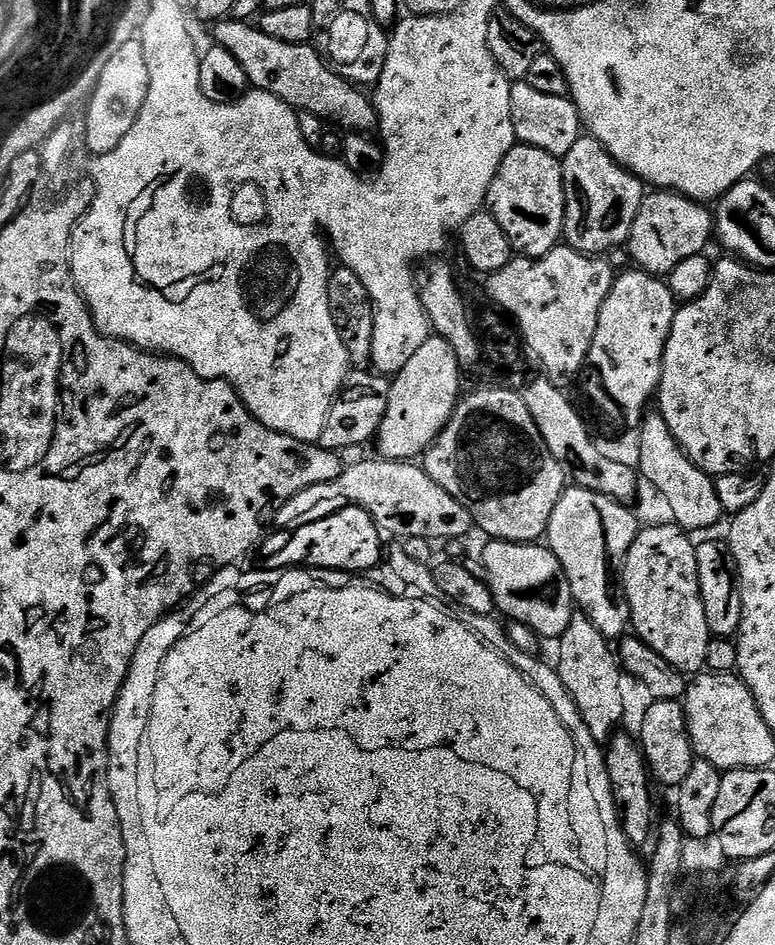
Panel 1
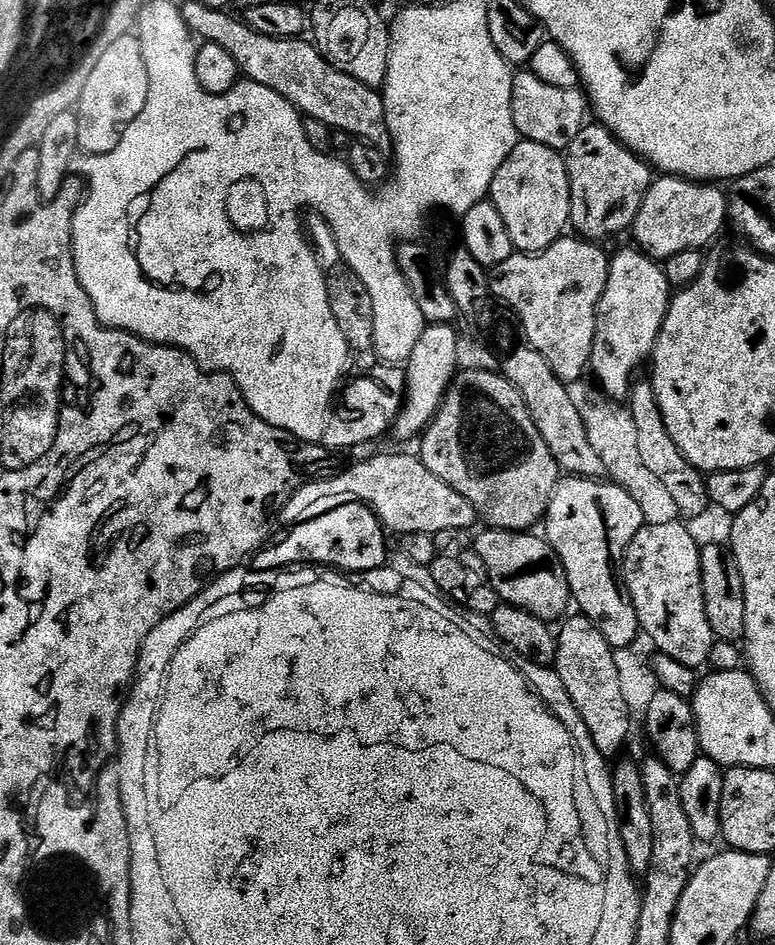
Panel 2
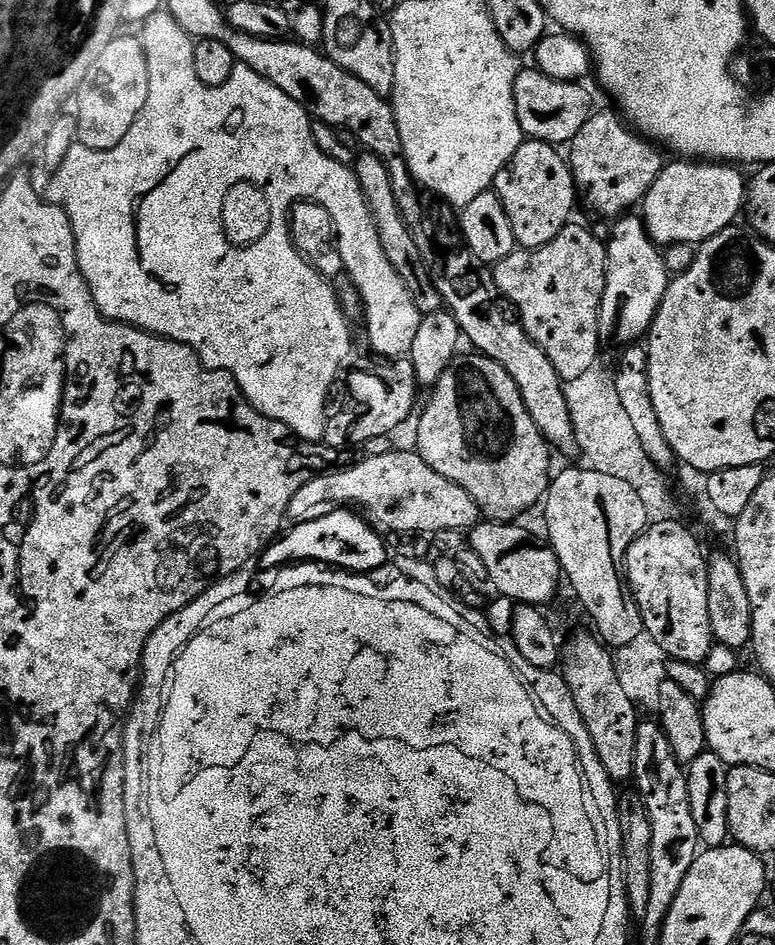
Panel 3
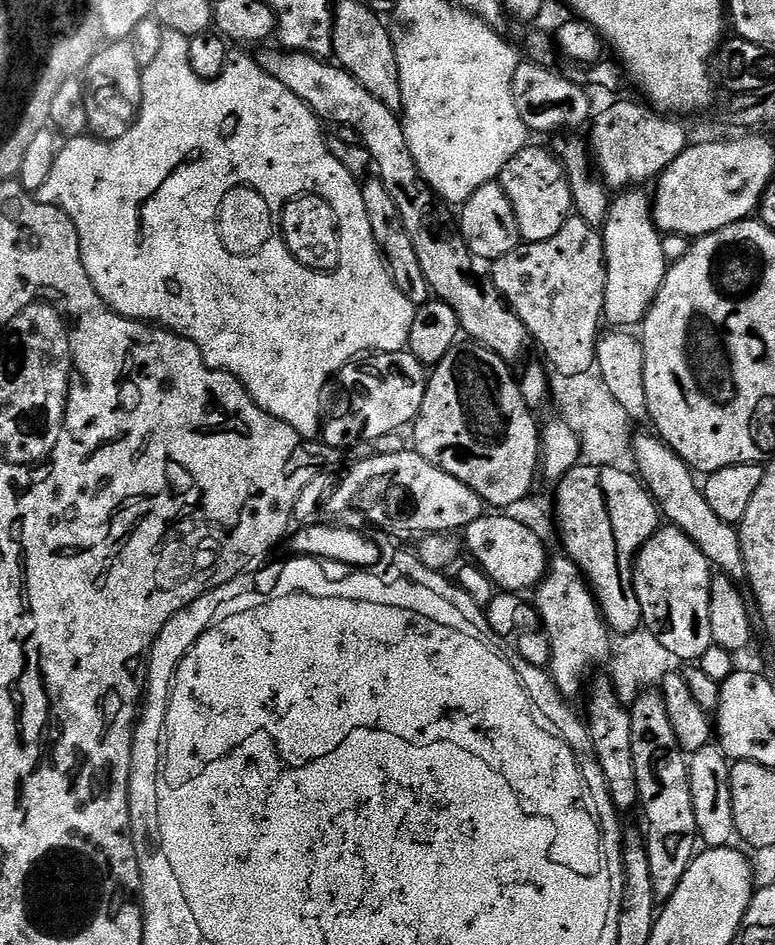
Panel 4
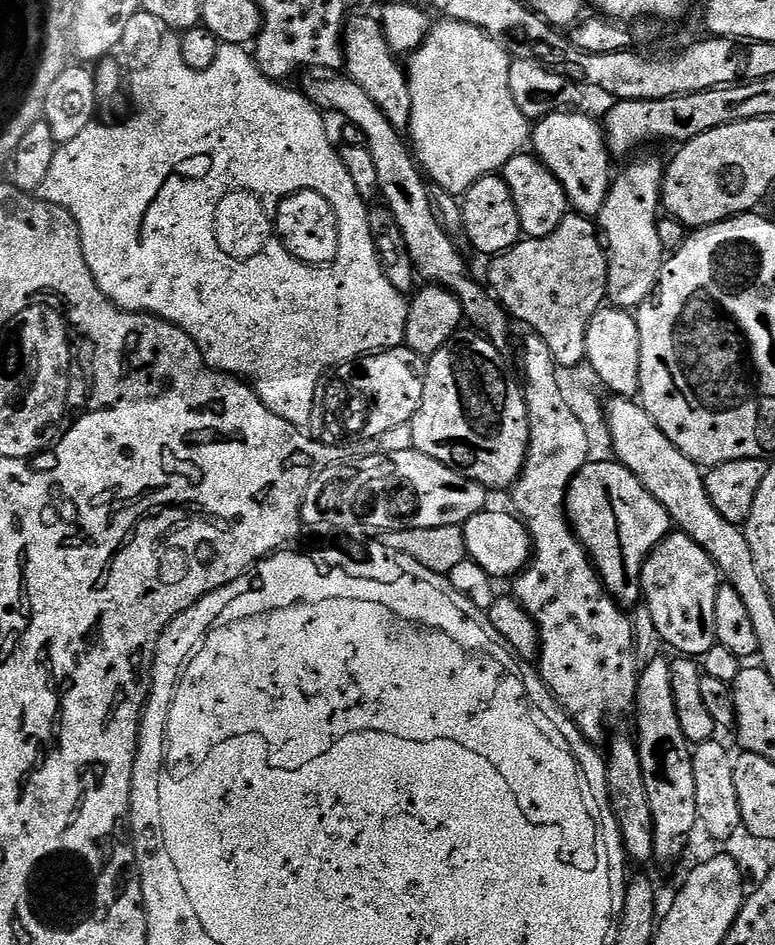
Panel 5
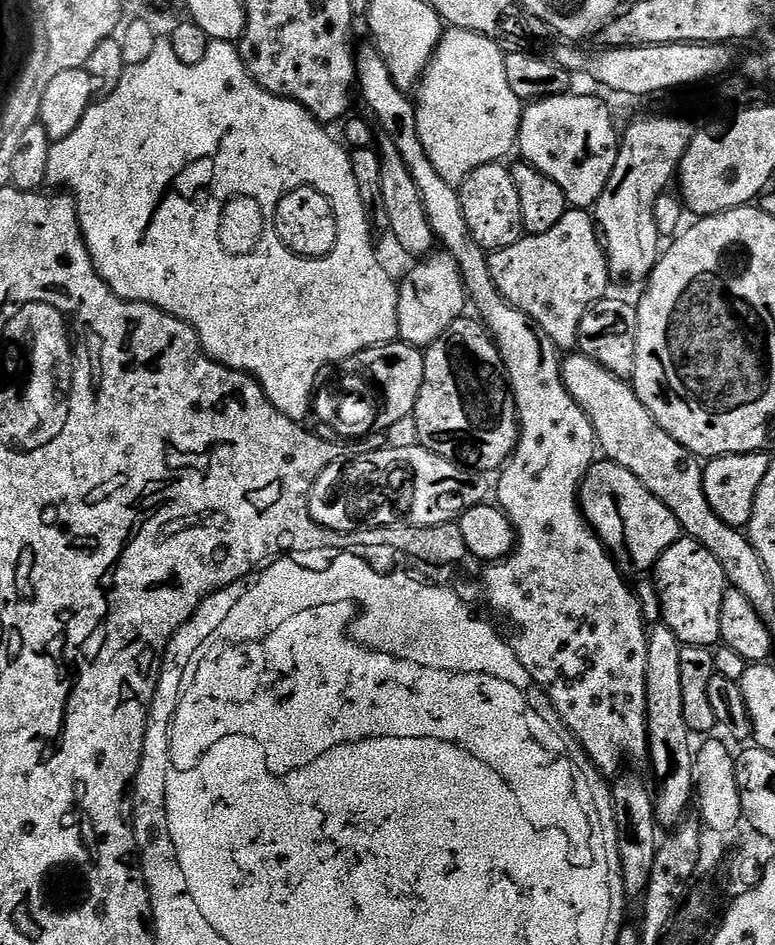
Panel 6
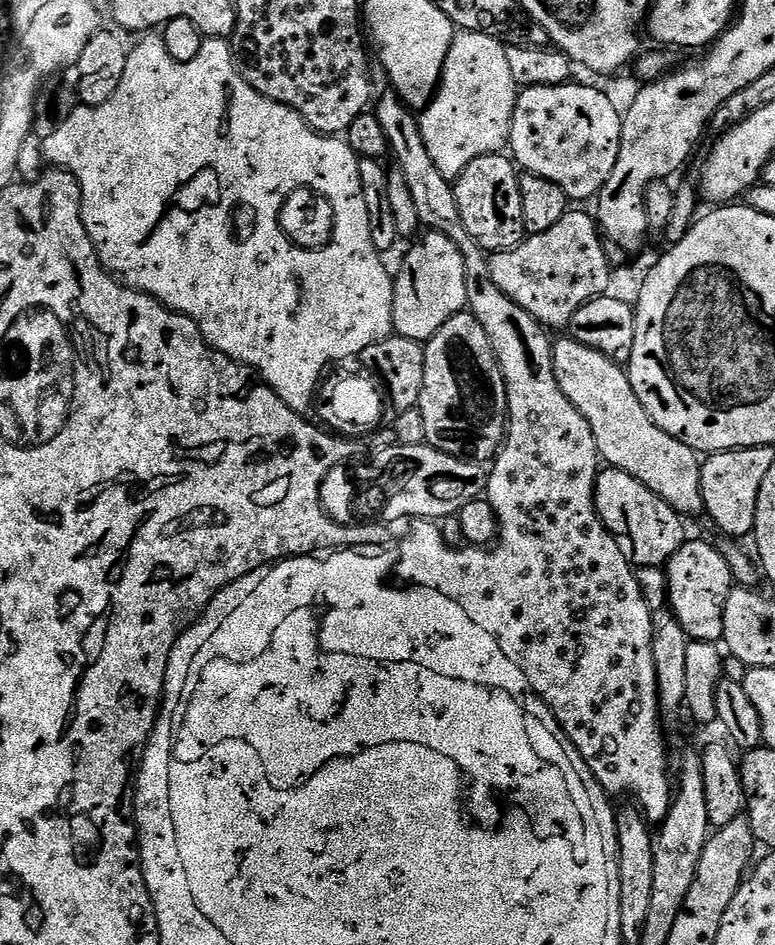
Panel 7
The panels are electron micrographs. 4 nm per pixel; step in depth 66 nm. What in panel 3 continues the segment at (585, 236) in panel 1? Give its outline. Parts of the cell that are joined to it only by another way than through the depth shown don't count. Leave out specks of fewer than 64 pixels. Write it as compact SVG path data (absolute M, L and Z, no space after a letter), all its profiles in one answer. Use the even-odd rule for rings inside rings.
M593 111L586 126L582 126L572 139L566 159L572 169L572 177L576 179L577 189L583 199L584 196L588 199L589 206L600 216L620 218L631 213L635 209L632 207L643 201L648 188L654 186L664 168L666 156L655 143L633 131L619 111L611 111Z

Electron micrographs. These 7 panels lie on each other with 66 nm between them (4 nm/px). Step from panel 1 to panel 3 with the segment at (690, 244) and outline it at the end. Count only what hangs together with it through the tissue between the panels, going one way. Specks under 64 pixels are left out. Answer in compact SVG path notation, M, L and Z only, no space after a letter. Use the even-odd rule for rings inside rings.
M676 158L665 163L658 174L654 186L648 188L642 201L642 219L644 231L658 246L670 244L705 244L714 234L733 227L737 223L736 215L746 208L746 176L739 167L723 162L697 162L691 158Z

